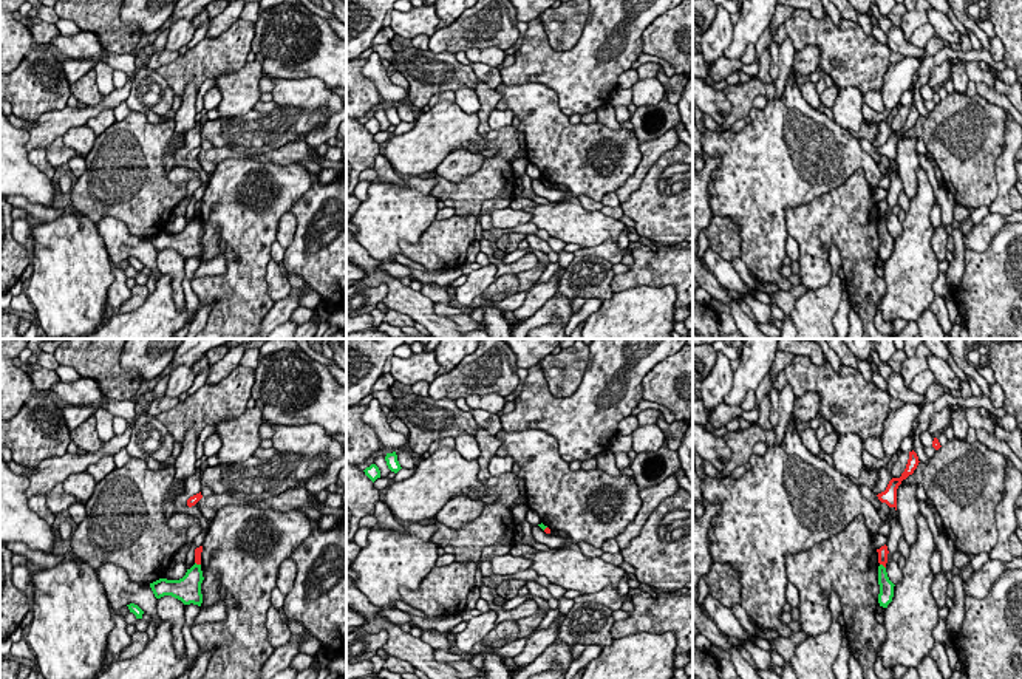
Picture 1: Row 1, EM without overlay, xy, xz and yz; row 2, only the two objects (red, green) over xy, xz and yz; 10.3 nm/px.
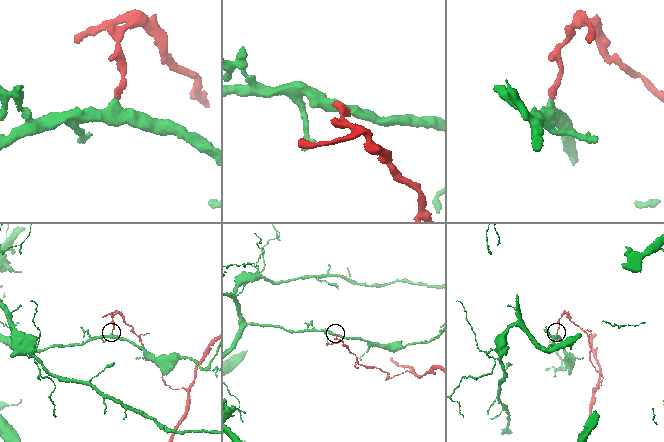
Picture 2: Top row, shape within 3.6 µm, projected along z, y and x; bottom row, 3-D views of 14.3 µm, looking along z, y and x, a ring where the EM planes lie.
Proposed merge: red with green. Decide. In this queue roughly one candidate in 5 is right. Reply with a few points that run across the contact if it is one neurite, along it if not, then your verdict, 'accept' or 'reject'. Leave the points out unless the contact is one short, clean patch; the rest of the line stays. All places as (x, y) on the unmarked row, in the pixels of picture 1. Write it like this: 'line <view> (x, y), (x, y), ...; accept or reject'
line yz (880, 217), (885, 221); reject

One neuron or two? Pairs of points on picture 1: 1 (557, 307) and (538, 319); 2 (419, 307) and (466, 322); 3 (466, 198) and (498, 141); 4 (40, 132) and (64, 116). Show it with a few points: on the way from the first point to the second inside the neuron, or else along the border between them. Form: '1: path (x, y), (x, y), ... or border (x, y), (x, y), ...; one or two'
1: path (552, 310), (543, 316); one
2: border (449, 317), (455, 322); two
3: path (480, 184), (501, 163), (501, 155); one
4: path (47, 129), (57, 122); one

